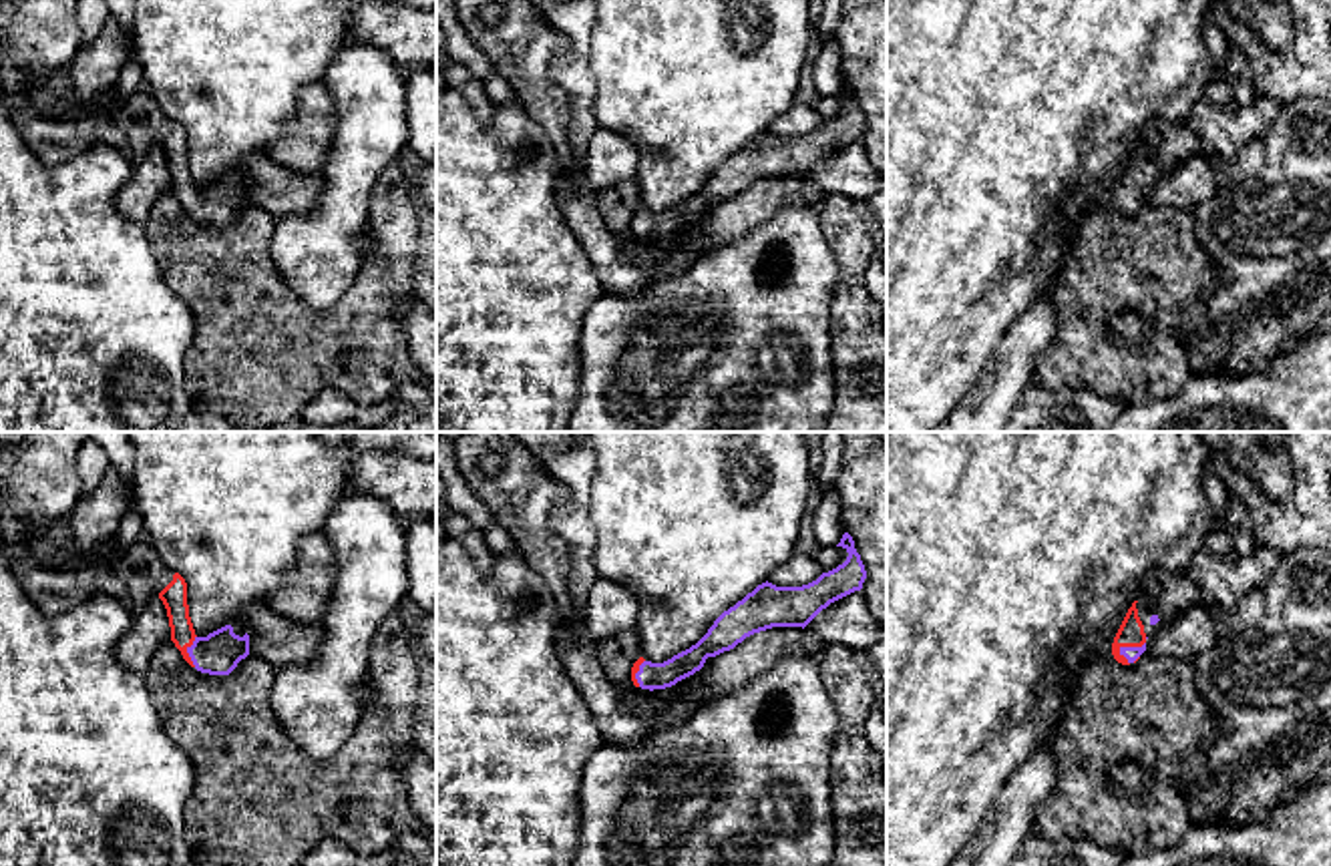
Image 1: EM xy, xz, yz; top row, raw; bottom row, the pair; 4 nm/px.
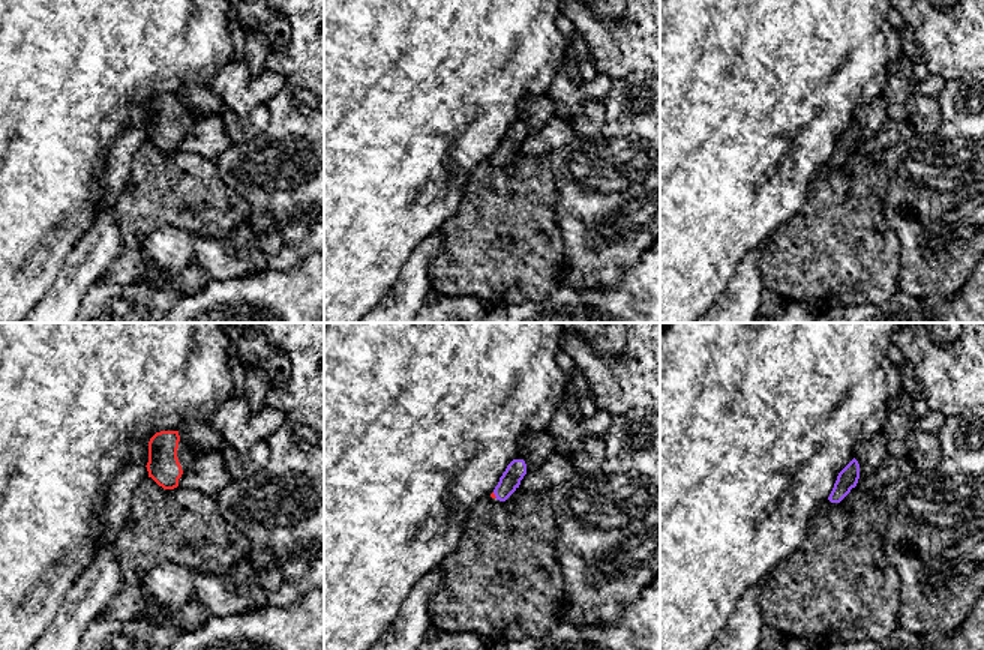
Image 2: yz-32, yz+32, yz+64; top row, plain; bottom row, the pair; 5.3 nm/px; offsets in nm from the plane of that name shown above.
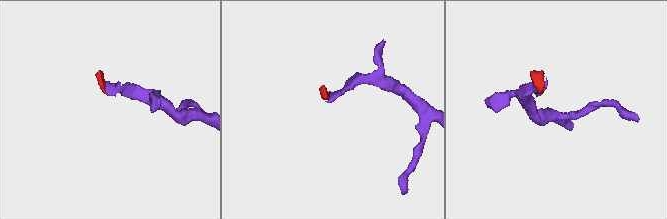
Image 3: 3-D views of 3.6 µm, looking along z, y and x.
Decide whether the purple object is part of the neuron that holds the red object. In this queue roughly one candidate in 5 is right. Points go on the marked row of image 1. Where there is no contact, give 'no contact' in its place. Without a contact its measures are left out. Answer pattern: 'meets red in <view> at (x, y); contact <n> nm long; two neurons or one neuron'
meets red in yz at (1130, 645); contact 120 nm long; one neuron

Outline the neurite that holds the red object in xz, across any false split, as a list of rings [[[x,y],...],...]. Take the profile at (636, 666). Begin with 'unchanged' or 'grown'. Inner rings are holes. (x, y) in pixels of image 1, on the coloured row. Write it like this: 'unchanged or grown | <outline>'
grown | [[[844,532],[836,547],[848,553],[846,561],[816,581],[802,587],[776,587],[766,581],[724,611],[690,649],[663,663],[639,657],[631,667],[633,685],[649,691],[672,687],[700,671],[708,657],[734,649],[746,637],[772,627],[804,629],[830,603],[861,591],[867,571],[852,536]]]

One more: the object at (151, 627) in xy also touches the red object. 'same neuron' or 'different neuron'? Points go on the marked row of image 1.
different neuron

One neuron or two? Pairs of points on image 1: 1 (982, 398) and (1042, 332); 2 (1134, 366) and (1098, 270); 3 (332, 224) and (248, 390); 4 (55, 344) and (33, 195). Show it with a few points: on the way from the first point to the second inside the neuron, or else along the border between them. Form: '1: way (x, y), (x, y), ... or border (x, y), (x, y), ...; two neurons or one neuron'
1: way (998, 382), (1026, 348); one neuron
2: way (1108, 346), (1098, 336), (1098, 296); one neuron
3: border (276, 278), (292, 296), (324, 312); two neurons
4: way (33, 308), (33, 232); one neuron

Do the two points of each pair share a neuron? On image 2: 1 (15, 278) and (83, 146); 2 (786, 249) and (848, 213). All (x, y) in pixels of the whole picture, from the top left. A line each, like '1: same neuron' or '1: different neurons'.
1: same neuron
2: same neuron

